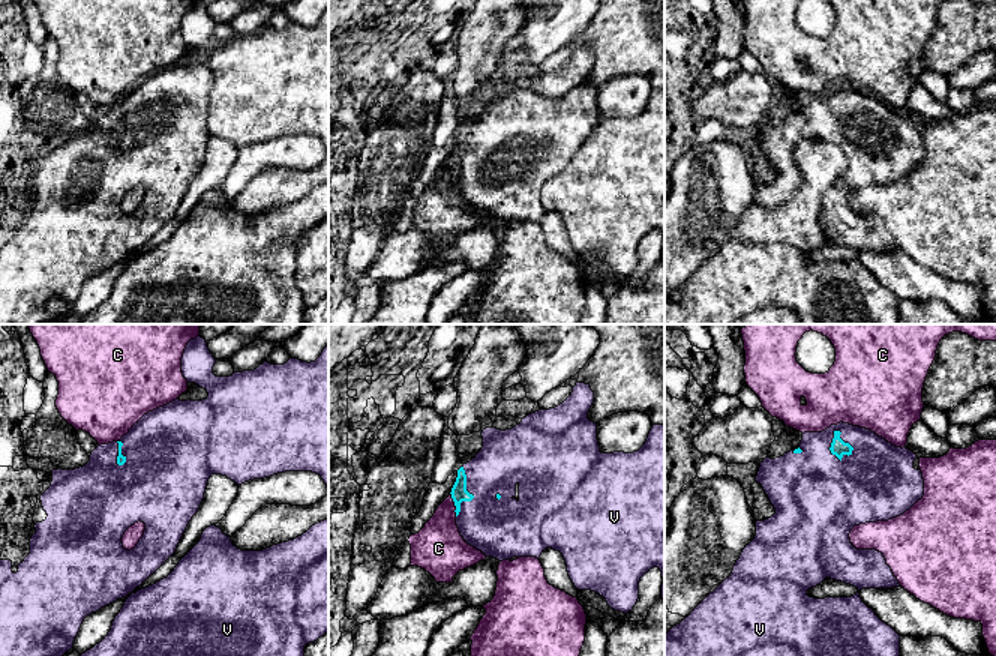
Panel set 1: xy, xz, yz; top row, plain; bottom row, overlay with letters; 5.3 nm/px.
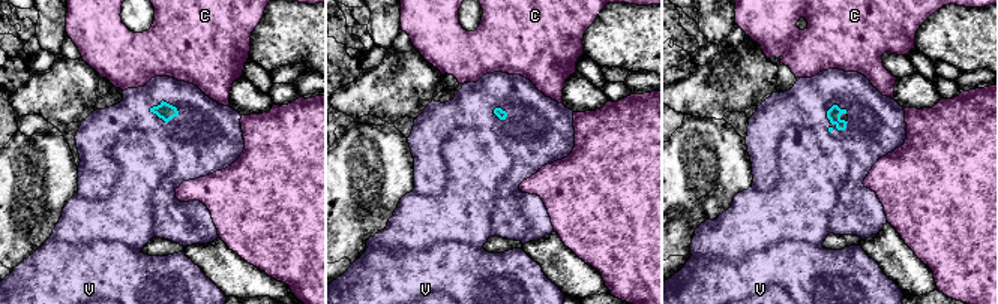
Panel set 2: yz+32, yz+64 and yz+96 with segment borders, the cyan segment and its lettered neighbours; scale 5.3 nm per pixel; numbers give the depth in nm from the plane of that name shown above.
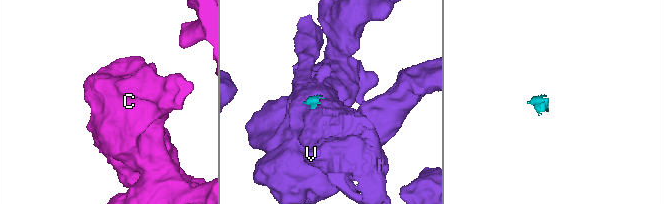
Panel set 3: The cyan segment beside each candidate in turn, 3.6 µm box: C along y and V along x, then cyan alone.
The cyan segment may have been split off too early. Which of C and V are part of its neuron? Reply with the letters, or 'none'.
V

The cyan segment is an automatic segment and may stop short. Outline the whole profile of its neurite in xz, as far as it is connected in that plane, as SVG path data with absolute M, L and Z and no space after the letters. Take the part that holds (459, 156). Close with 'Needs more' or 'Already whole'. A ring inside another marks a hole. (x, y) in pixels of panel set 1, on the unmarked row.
M576 47L572 59L558 71L531 77L512 93L501 95L494 90L483 93L482 114L458 134L450 158L456 170L456 189L468 209L482 215L486 221L494 221L500 225L513 221L538 222L546 212L560 215L566 224L568 240L578 254L596 255L606 263L612 273L627 278L639 263L640 242L652 231L662 234L662 263L664 264L664 87L652 89L645 108L638 116L602 117L597 104L597 87L588 83L592 66L594 56L590 48Z. Needs more

